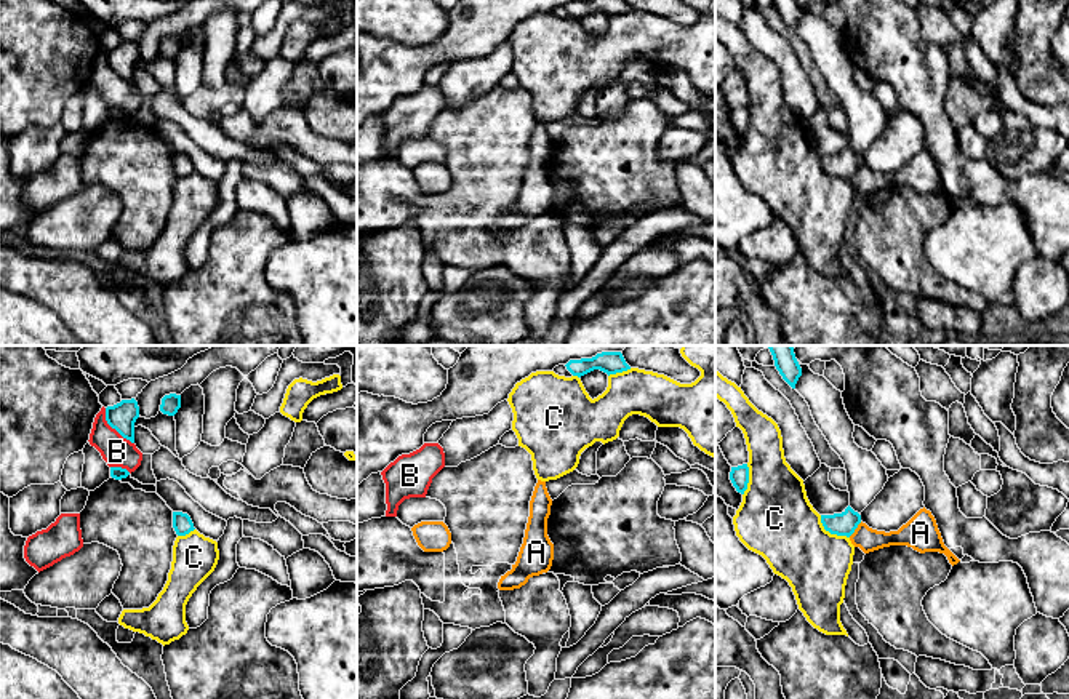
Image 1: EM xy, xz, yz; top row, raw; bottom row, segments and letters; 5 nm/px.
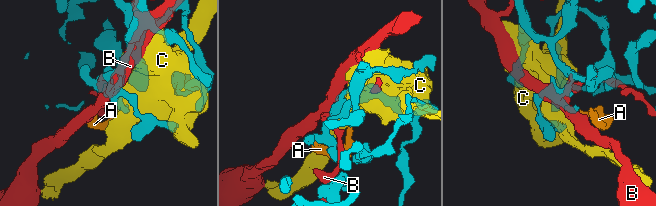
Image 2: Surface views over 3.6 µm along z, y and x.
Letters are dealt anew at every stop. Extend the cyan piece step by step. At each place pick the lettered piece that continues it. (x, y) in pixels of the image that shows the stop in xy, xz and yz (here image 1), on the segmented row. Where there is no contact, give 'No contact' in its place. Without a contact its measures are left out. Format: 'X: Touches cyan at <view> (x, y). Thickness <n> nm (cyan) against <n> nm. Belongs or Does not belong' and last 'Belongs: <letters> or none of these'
A: Touches cyan at yz (855, 528). Thickness 120 nm (cyan) against 120 nm. Does not belong
B: Touches cyan at xy (114, 427). Thickness 140 nm (cyan) against 160 nm. Does not belong
C: Touches cyan at yz (831, 533). Thickness 120 nm (cyan) against 360 nm. Does not belong
Belongs: none of these

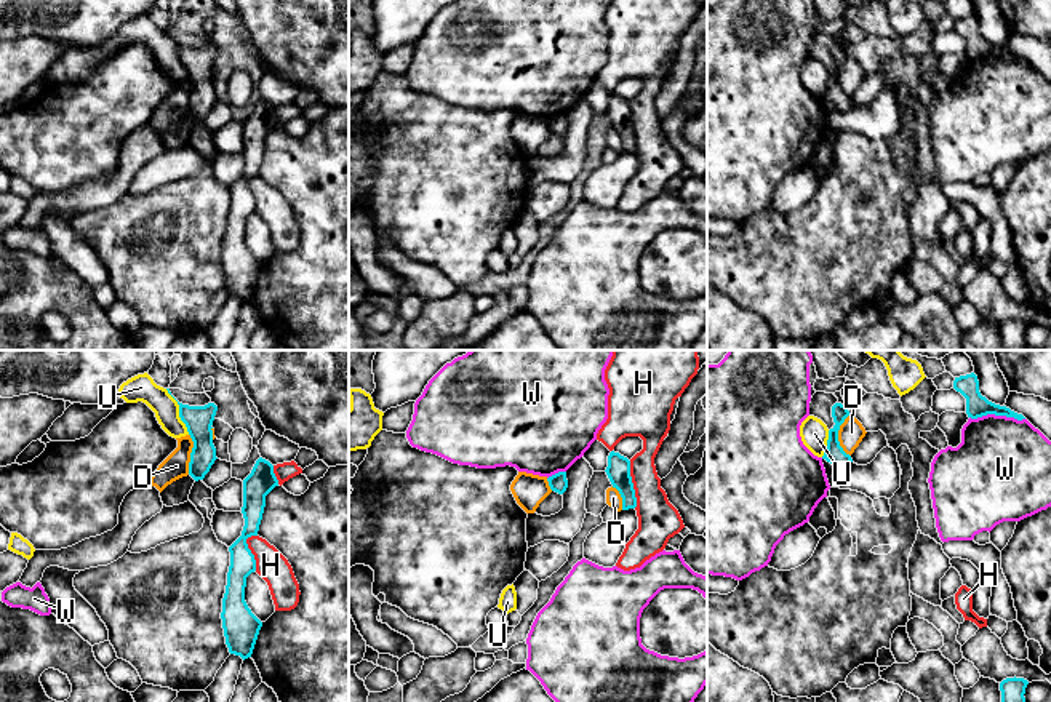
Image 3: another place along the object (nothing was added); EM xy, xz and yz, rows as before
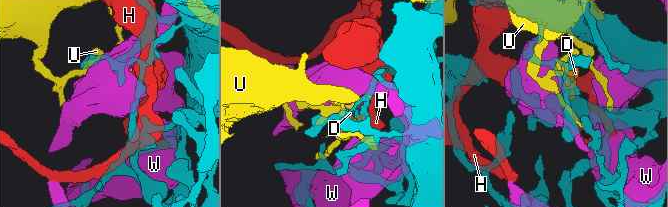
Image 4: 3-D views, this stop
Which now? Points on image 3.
D: Touches cyan at yz (837, 435). Thickness 90 nm (cyan) against 130 nm. Does not belong
H: Touches cyan at xz (632, 485). Thickness 120 nm (cyan) against 200 nm. Does not belong
U: Touches cyan at xy (179, 411). Thickness 140 nm (cyan) against 140 nm. Does not belong
W: Touches cyan at yz (997, 414). Thickness 110 nm (cyan) against 480 nm. Does not belong
Belongs: none of these

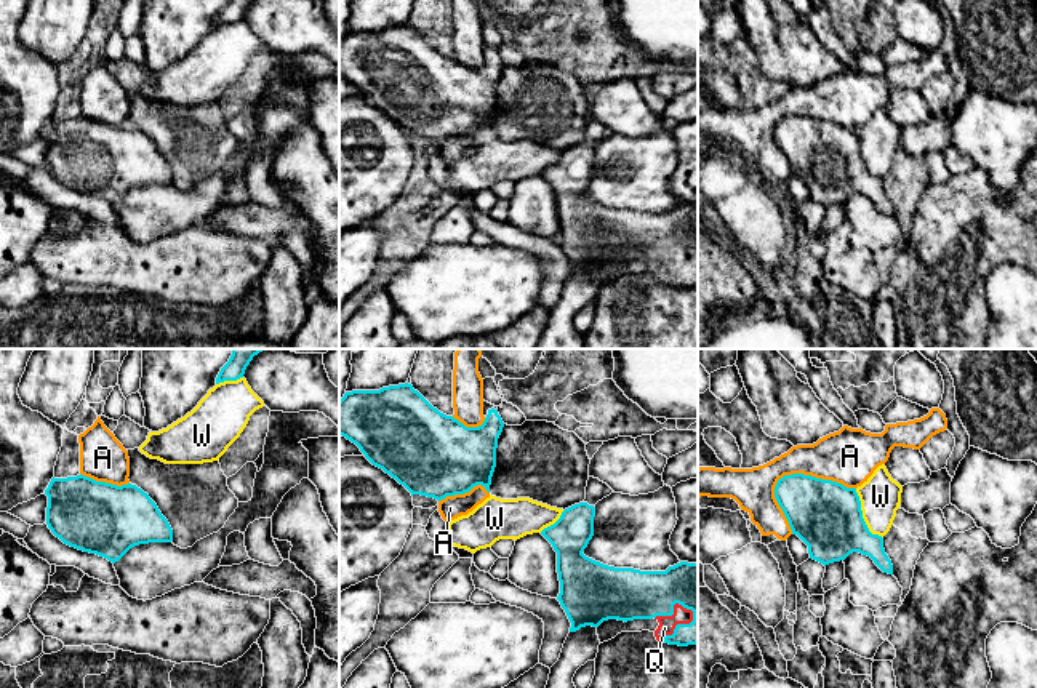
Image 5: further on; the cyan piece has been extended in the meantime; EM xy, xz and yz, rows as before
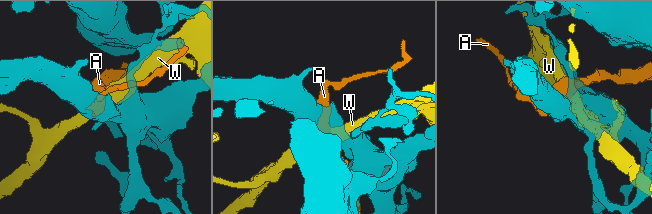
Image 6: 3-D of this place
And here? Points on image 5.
A: Touches cyan at yz (808, 476). Thickness 360 nm (cyan) against 280 nm. Does not belong
Q: Touches cyan at xz (680, 624). Thickness 240 nm (cyan) against 80 nm. Belongs
W: Touches cyan at yz (861, 516). Thickness 360 nm (cyan) against 200 nm. Does not belong
Belongs: Q

